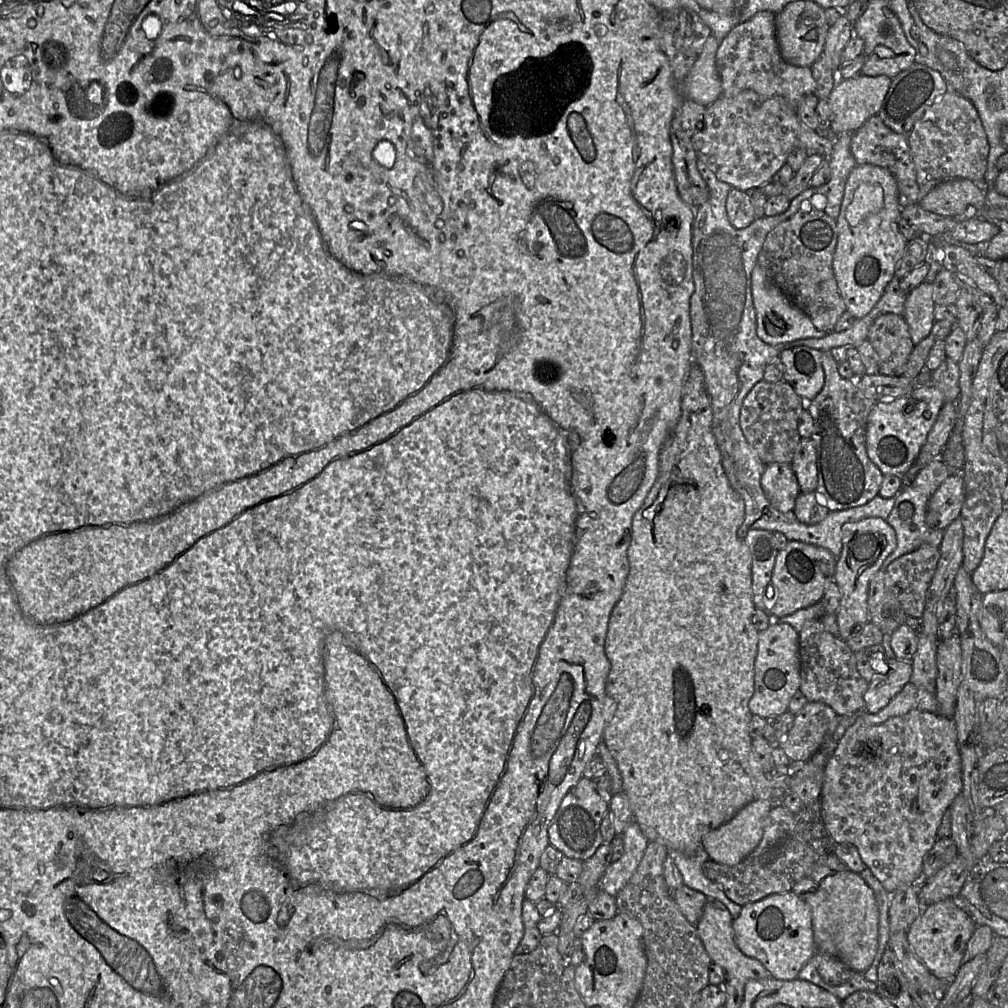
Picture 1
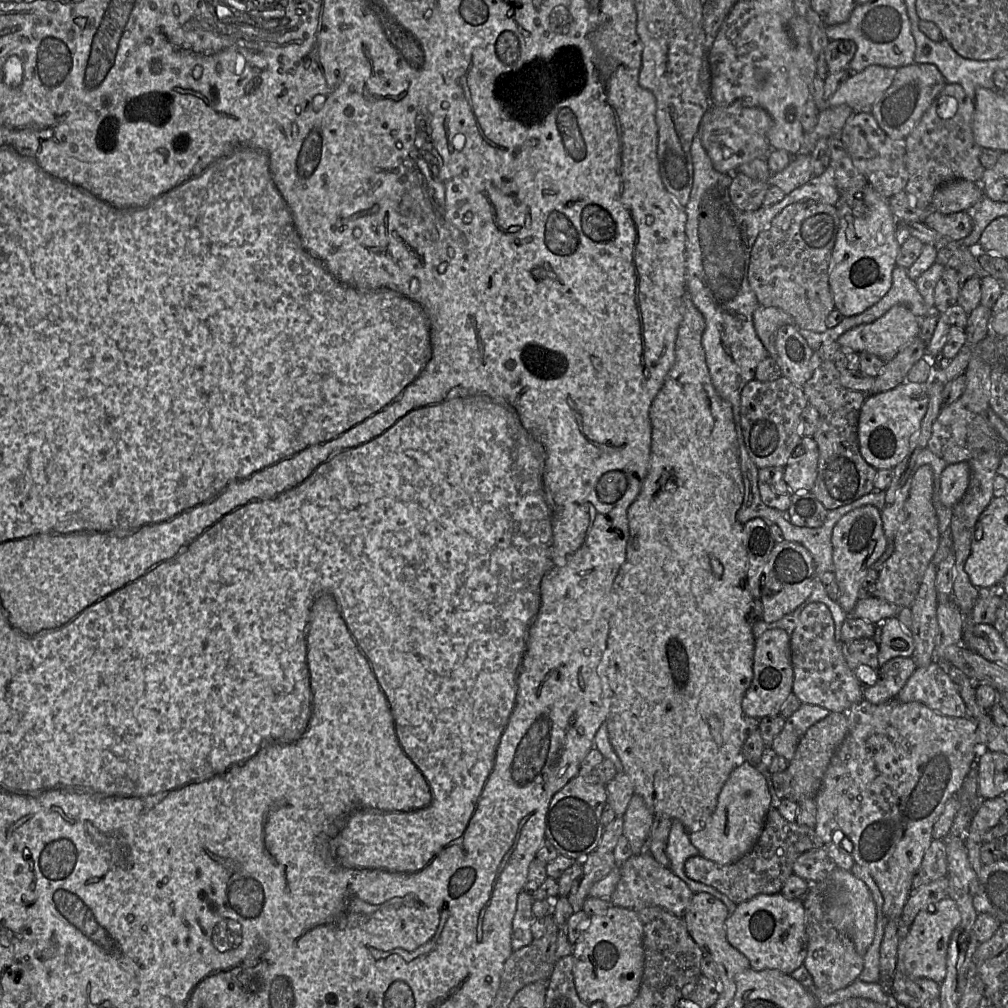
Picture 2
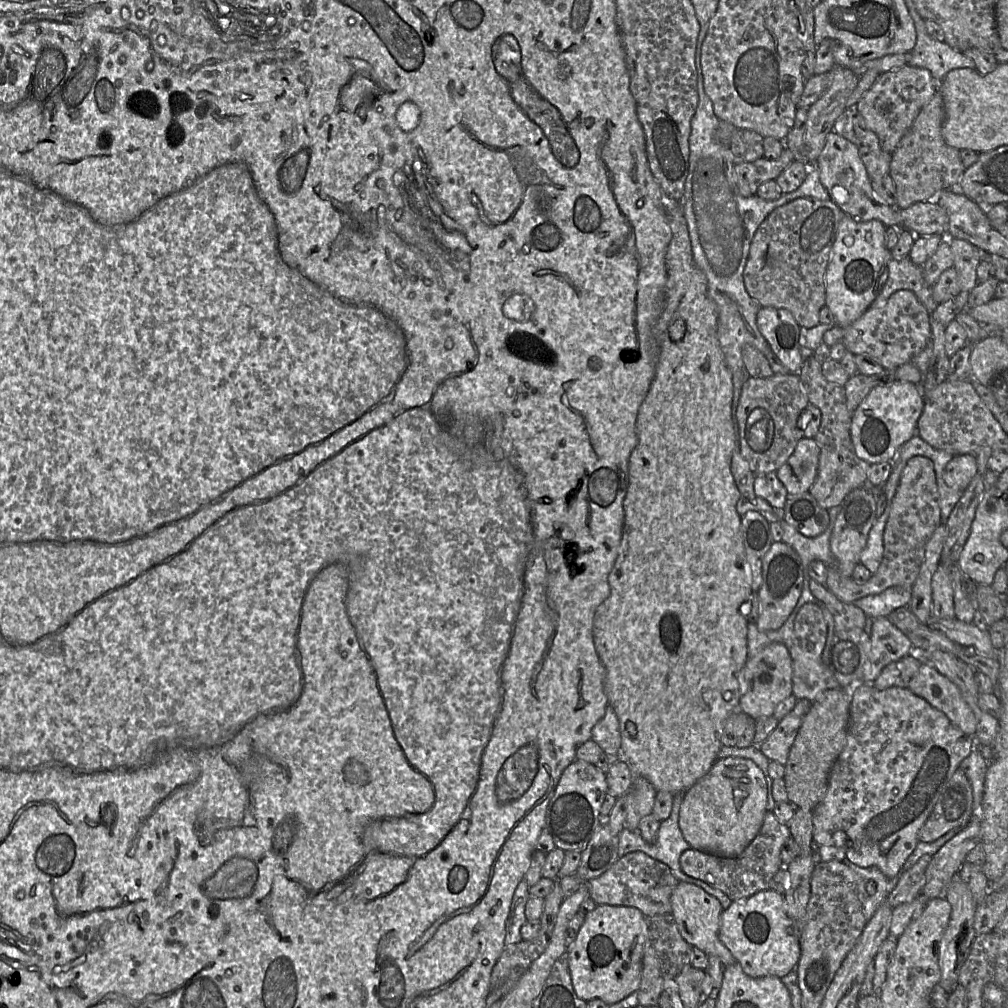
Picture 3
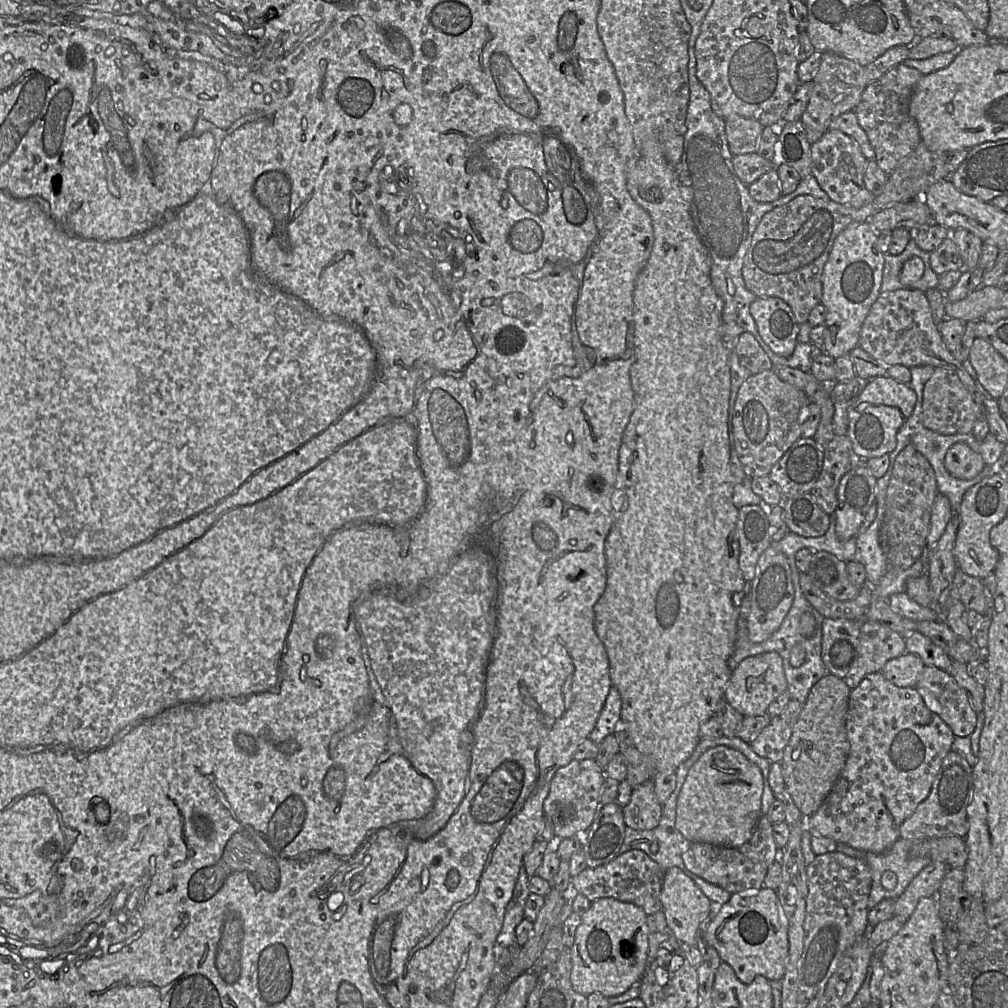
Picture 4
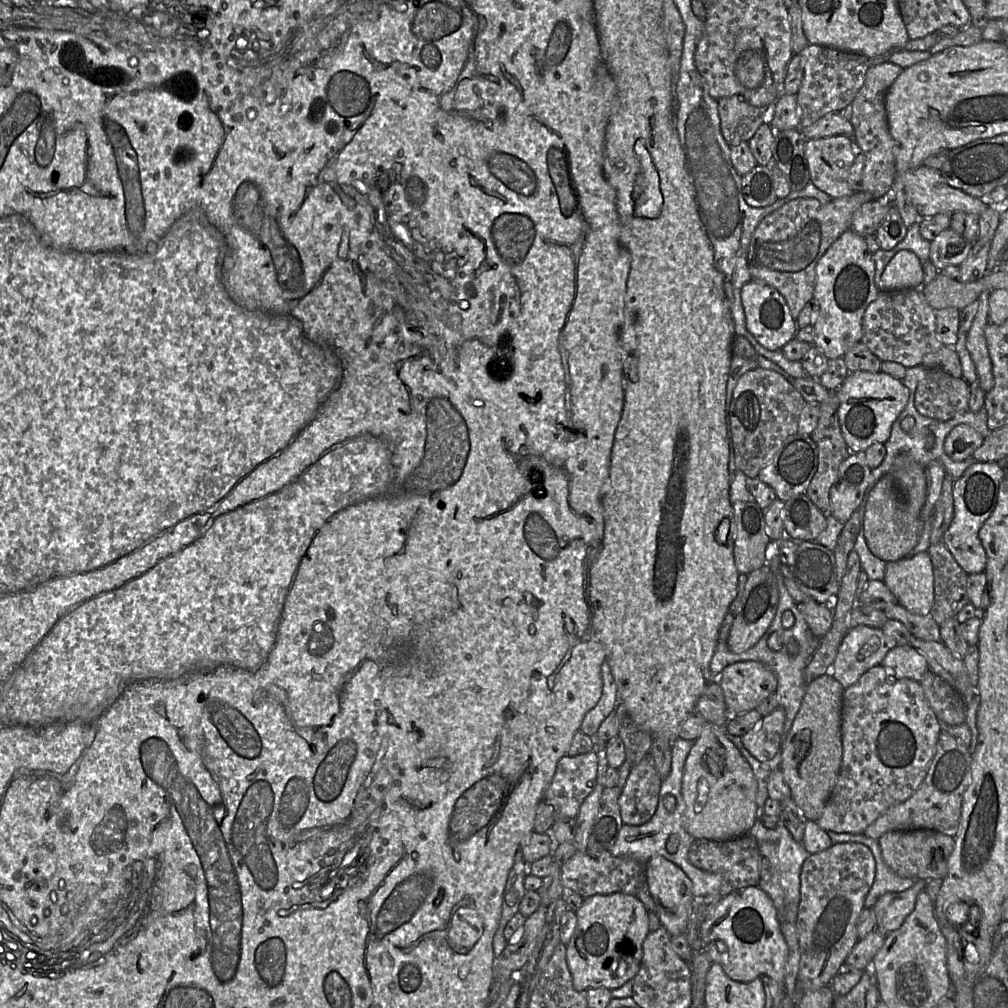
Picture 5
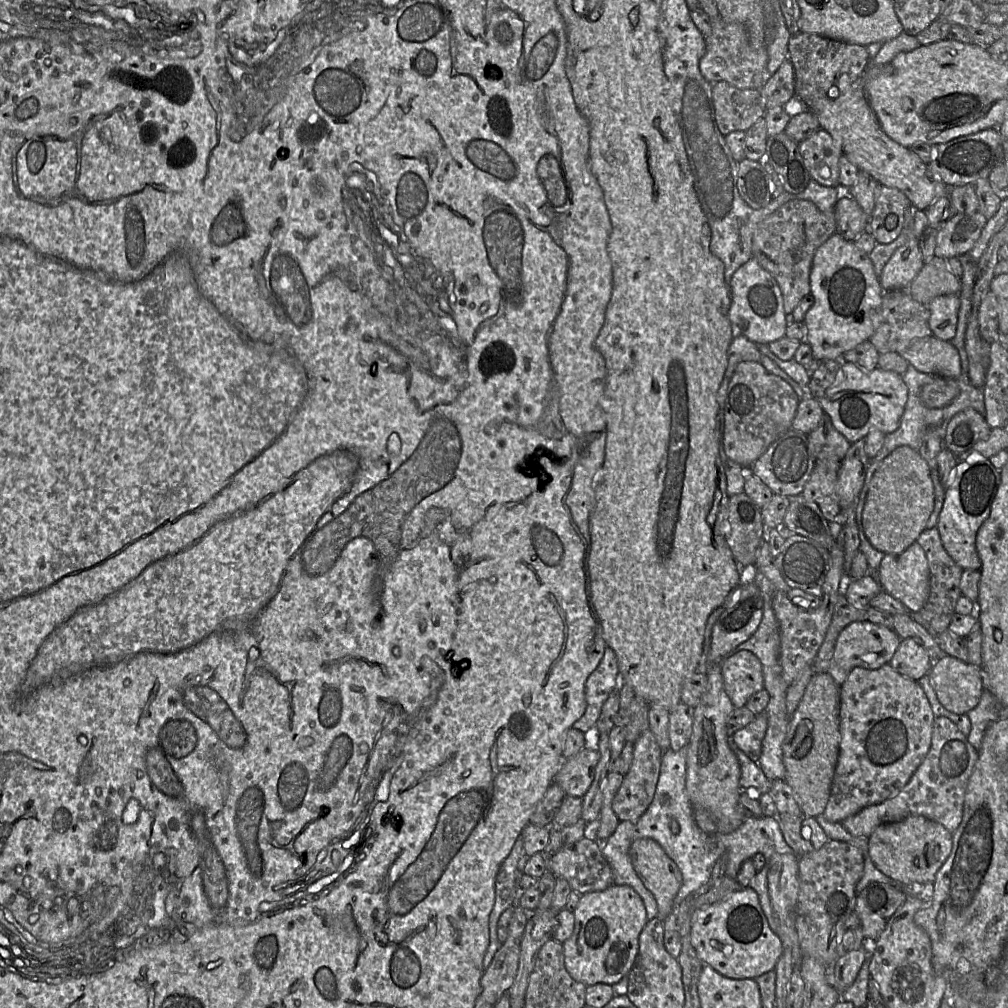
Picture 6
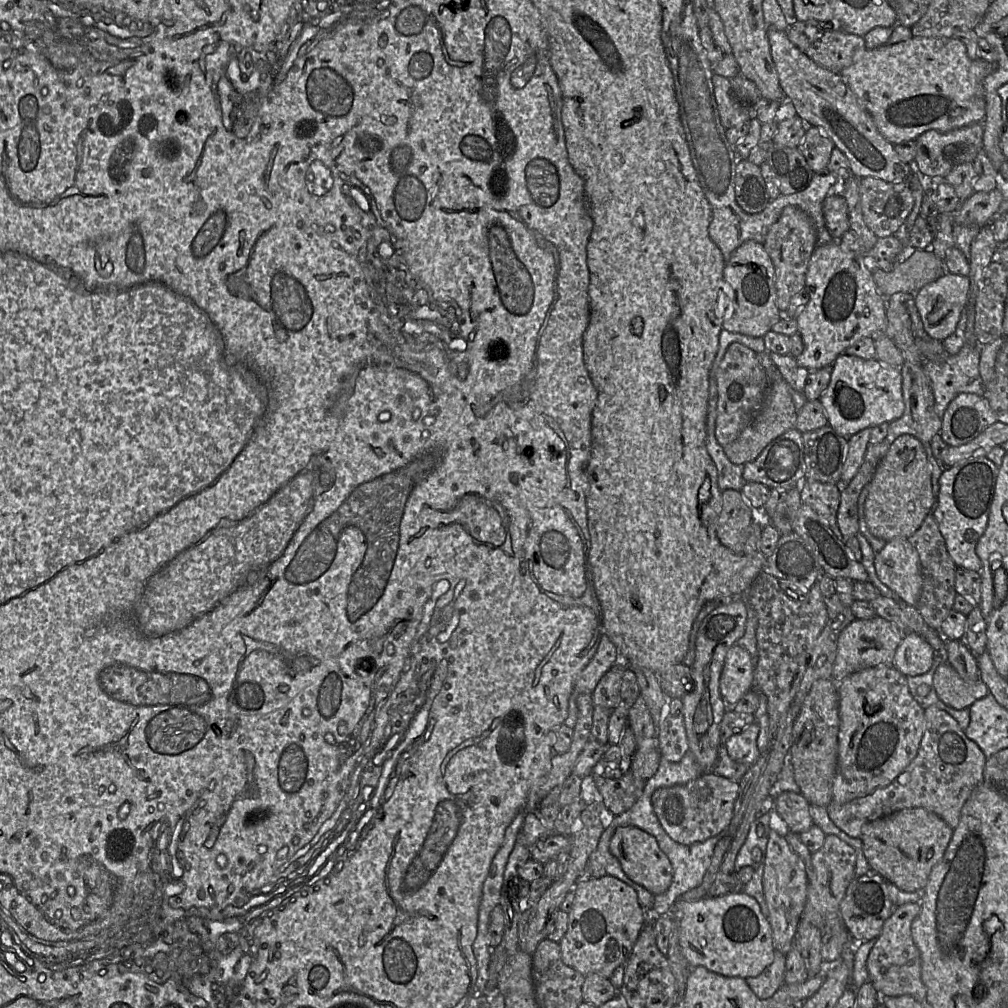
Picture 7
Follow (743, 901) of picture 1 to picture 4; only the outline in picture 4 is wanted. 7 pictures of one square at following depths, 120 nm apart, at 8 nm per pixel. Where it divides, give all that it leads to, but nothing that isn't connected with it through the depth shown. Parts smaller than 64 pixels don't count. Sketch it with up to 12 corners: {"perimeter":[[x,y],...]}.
{"perimeter":[[773,824],[730,848],[691,843],[690,872],[731,894],[764,888],[777,861]]}

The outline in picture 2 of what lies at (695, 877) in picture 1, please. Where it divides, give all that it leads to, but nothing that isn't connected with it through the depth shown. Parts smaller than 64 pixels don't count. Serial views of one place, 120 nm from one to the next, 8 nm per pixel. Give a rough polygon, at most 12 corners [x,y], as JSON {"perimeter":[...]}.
{"perimeter":[[671,819],[666,853],[669,869],[694,892],[724,903],[729,915],[737,905],[715,888],[690,879],[688,858],[699,855],[683,823]]}

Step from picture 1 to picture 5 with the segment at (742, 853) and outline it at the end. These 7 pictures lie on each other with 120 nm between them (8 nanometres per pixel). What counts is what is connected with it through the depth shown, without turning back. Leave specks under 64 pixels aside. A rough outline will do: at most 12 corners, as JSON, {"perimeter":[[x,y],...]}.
{"perimeter":[[706,722],[684,766],[684,829],[749,835],[752,768]]}

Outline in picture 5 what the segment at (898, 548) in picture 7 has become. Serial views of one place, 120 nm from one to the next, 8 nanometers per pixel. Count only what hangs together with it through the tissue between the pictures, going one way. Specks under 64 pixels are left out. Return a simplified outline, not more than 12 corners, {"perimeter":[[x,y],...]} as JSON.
{"perimeter":[[927,552],[888,562],[883,583],[899,605],[930,615]]}

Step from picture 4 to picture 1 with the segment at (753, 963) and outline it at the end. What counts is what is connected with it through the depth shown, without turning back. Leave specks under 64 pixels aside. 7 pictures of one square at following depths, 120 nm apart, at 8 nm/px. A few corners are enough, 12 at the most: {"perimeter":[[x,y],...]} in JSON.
{"perimeter":[[792,891],[742,906],[739,950],[776,980],[816,953],[810,906]]}

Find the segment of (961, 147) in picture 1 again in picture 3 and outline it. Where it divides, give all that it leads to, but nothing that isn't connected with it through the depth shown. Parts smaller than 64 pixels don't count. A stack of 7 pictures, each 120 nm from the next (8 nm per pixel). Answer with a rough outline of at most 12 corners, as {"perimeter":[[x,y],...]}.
{"perimeter":[[937,92],[892,154],[896,208],[958,189]]}

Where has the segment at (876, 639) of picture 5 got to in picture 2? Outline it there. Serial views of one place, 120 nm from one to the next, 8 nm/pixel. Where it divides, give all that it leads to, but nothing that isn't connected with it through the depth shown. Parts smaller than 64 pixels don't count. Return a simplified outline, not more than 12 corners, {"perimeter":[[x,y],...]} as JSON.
{"perimeter":[[897,617],[881,624],[878,662],[912,657],[914,640]]}

